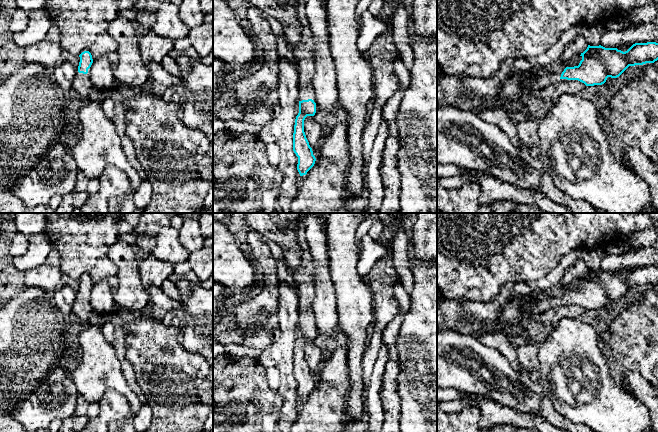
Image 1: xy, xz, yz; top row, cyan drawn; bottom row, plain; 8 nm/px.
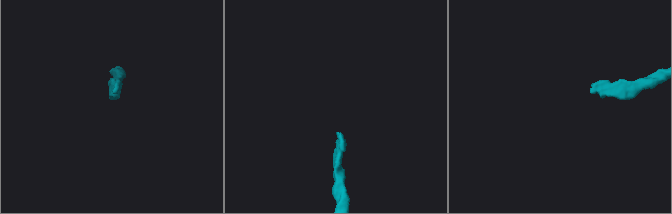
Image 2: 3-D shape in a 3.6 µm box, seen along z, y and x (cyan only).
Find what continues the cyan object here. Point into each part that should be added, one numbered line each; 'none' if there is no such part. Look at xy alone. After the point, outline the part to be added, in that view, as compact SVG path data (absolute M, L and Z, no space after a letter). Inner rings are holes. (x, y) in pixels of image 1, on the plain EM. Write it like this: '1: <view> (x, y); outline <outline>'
1: xy (81, 307); outline M78 290L75 291L76 294L75 300L72 304L72 314L75 314L79 318L80 322L87 326L92 322L94 317L94 311L90 303L91 291L88 293L87 298L83 298L78 296Z

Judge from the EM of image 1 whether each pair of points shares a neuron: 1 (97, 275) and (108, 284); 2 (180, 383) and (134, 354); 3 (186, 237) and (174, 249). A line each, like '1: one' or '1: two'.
1: two
2: one
3: two

